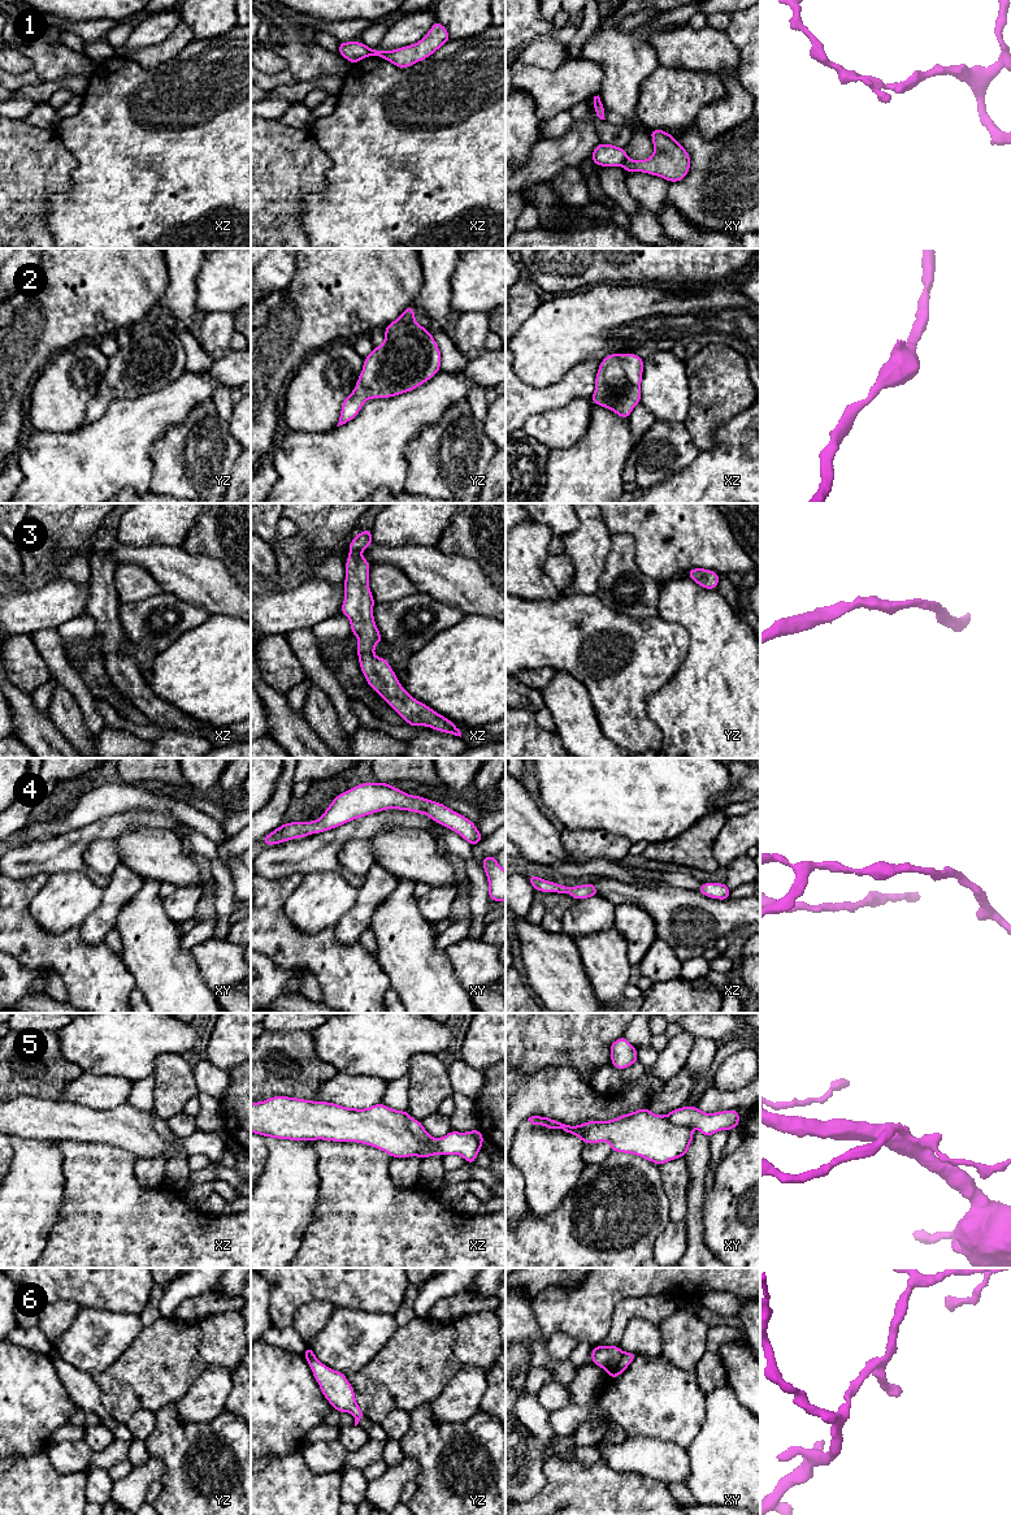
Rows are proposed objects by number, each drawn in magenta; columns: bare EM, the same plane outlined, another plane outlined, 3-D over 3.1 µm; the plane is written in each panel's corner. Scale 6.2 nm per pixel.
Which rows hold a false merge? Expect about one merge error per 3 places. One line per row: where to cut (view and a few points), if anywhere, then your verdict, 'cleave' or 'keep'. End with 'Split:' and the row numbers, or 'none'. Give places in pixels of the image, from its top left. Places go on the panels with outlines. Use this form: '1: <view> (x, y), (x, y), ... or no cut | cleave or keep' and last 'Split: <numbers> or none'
1: xy (628, 159), (624, 167) | cleave
2: no cut | keep
3: no cut | keep
4: no cut | keep
5: no cut | keep
6: xy (624, 1353), (606, 1371) | cleave
Split: 1, 6

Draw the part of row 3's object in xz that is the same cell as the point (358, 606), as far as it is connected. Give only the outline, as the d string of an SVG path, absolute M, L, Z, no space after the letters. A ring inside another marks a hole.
M364 529L350 542L350 555L346 560L346 579L344 579L344 601L342 603L340 613L344 614L351 623L351 633L357 636L357 657L363 675L372 689L374 689L382 700L386 701L409 726L412 727L430 727L435 731L451 733L461 737L460 730L446 717L438 714L428 705L417 701L412 697L400 684L396 674L389 665L386 658L374 655L374 649L378 642L383 639L376 626L373 618L374 597L369 589L369 568L370 563L360 555L361 551L366 550L372 540L372 529Z

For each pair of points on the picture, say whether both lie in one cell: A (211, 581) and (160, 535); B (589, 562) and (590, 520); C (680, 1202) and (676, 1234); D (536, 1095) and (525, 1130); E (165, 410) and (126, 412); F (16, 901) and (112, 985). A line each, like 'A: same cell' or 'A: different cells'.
A: different cells
B: same cell
C: different cells
D: different cells
E: same cell
F: same cell

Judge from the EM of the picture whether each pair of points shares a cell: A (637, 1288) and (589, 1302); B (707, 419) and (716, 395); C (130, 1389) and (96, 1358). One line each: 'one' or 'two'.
A: one
B: one
C: two

